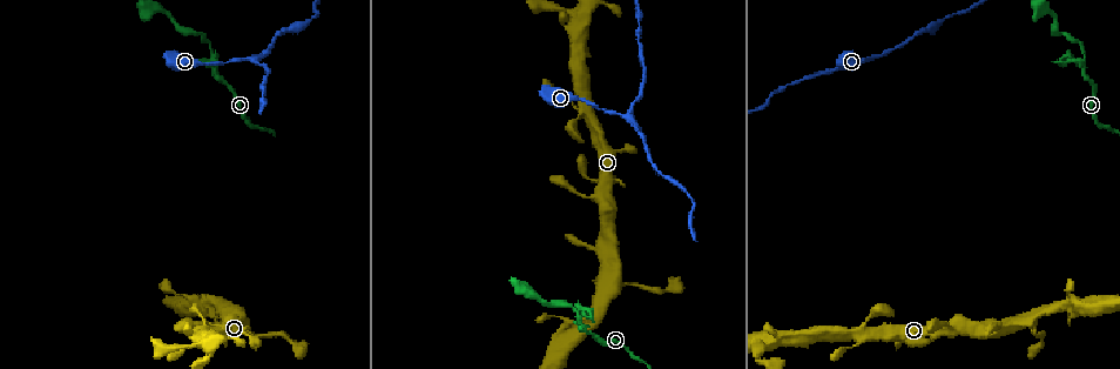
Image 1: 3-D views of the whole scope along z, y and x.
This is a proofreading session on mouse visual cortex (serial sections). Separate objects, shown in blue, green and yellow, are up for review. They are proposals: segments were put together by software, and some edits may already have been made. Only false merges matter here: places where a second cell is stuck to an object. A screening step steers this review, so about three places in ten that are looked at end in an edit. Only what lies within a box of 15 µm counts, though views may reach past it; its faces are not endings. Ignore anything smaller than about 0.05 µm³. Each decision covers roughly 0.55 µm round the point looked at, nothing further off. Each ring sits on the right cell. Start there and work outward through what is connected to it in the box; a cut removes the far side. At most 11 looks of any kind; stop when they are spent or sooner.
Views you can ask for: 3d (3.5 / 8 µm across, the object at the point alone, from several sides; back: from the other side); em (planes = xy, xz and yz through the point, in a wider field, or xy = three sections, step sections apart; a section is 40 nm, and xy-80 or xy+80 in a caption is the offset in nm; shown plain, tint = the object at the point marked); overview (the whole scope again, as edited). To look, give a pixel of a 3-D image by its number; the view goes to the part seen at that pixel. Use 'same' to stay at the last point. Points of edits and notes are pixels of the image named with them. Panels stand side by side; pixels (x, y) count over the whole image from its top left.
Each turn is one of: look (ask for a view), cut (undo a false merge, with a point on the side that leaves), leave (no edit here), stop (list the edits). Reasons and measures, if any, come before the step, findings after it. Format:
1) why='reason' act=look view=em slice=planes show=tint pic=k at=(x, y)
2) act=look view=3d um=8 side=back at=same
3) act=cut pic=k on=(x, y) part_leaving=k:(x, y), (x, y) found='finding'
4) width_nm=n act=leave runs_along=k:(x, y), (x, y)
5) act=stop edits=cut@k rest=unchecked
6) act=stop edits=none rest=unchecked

why='a fork' act=look view=3d um=3.5 side=back pic=1 at=(1084, 68)

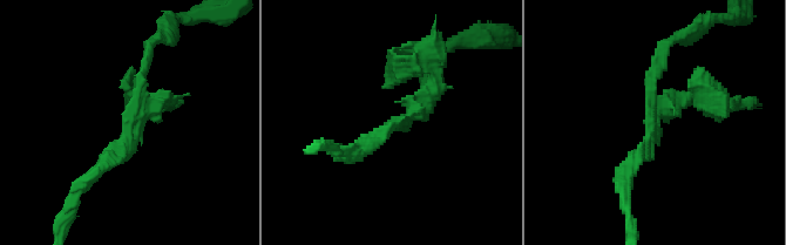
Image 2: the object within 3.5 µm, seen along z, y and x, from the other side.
why='shape alone is not enough' act=look view=em slice=planes show=tint pic=2 at=(393, 125)

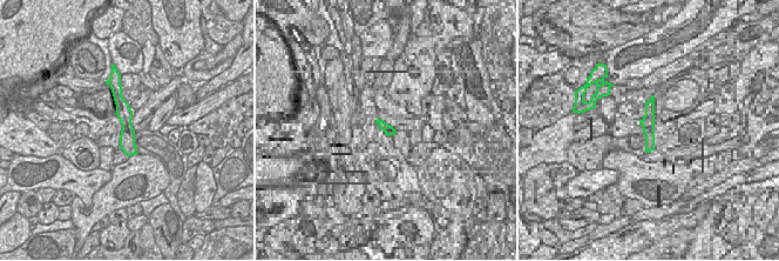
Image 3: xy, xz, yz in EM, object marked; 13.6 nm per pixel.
arm_widths_nm=150,150,200 act=leave found='all the same cell'

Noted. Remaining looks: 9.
why='a fork' act=look view=3d um=3.5 side=back pic=1 at=(249, 56)

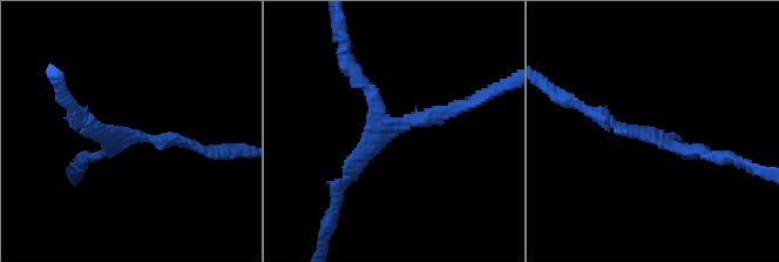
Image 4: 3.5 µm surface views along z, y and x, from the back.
arms=3 arm_widths_nm=150,150,150 act=leave runs_along=4:(469, 103), (386, 128), (346, 179) found='continuous, no second cell'

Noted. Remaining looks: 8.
why='thin neck' act=look view=3d um=3.5 pic=1 at=(576, 16)

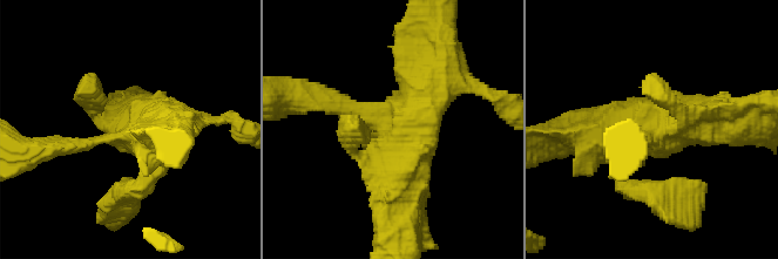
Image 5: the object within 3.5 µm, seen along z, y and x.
why='need the tissue' act=look view=em slice=xy step=1 show=tint pic=5 at=(655, 140)

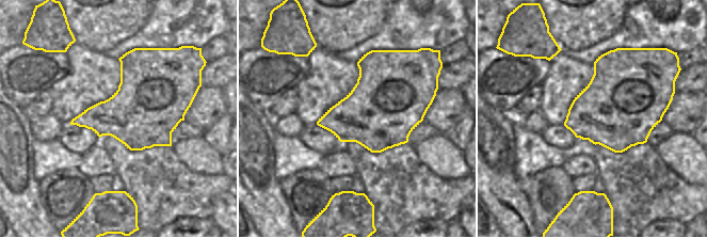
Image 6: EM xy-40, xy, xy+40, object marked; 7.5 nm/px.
act=leave runs_along=5:(739, 117), (637, 128), (622, 168) found='continuous, no second cell'

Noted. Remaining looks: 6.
why='three arms meet' act=look view=3d um=3.5 pic=1 at=(949, 329)

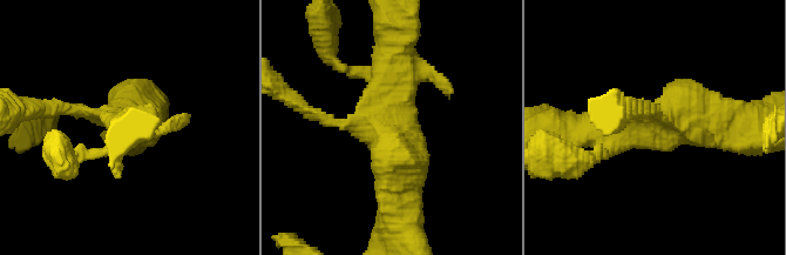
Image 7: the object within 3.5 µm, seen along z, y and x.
why='need the tissue' act=look view=em slice=planes show=tint pic=7 at=(658, 123)

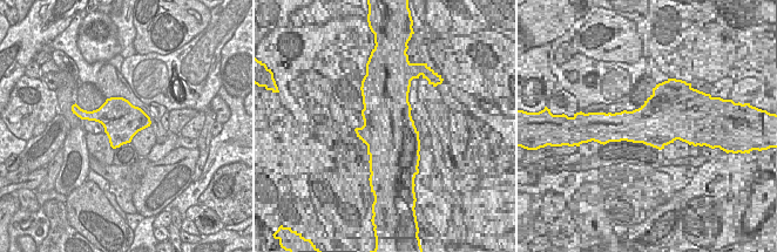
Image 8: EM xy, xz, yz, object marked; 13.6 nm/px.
act=leave runs_along=7:(583, 131), (737, 122) found='continuous, no second cell'

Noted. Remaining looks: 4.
act=stop edits=none rest=unchecked

